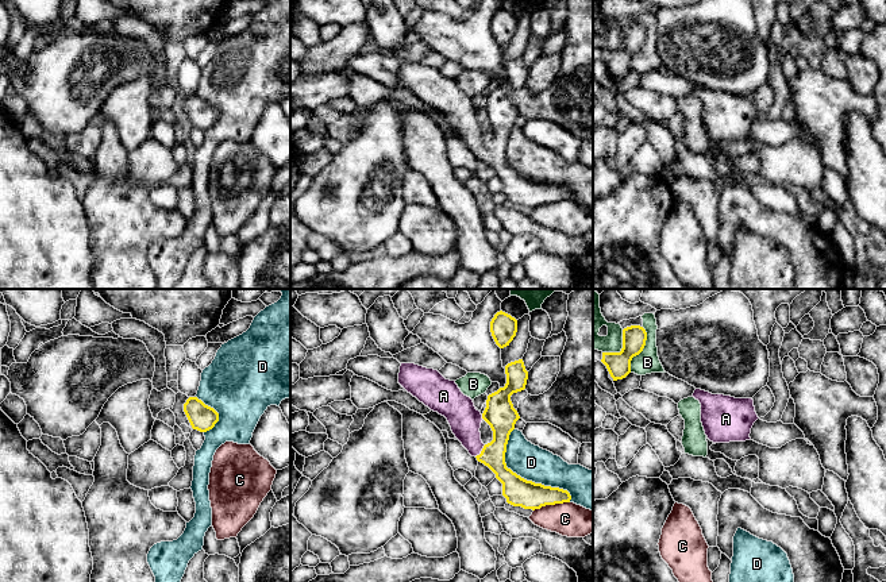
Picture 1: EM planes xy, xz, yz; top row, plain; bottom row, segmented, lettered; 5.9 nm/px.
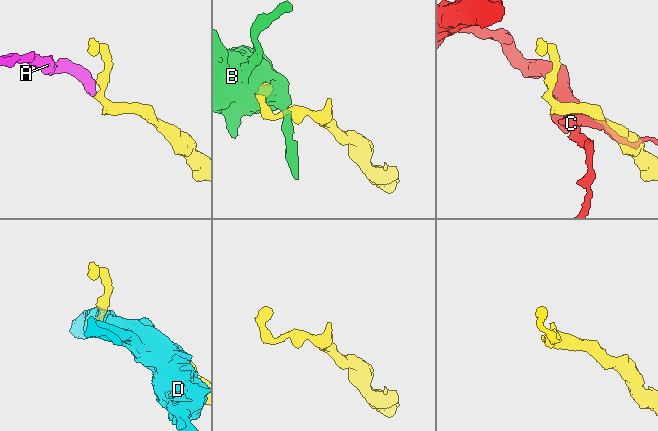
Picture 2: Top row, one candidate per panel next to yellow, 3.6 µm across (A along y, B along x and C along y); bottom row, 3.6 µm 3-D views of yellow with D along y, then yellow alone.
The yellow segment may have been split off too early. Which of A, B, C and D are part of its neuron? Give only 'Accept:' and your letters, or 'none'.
Accept: A

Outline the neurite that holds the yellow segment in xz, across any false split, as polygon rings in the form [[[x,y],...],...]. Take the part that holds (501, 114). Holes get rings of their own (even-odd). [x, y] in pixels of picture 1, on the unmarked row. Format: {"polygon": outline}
{"polygon": [[[523,57],[505,63],[506,81],[488,93],[482,116],[493,128],[493,138],[484,143],[477,158],[488,163],[502,181],[506,200],[524,207],[540,207],[546,203],[570,200],[567,188],[527,178],[506,165],[505,150],[511,130],[520,116],[511,93],[525,86],[528,69]]]}

